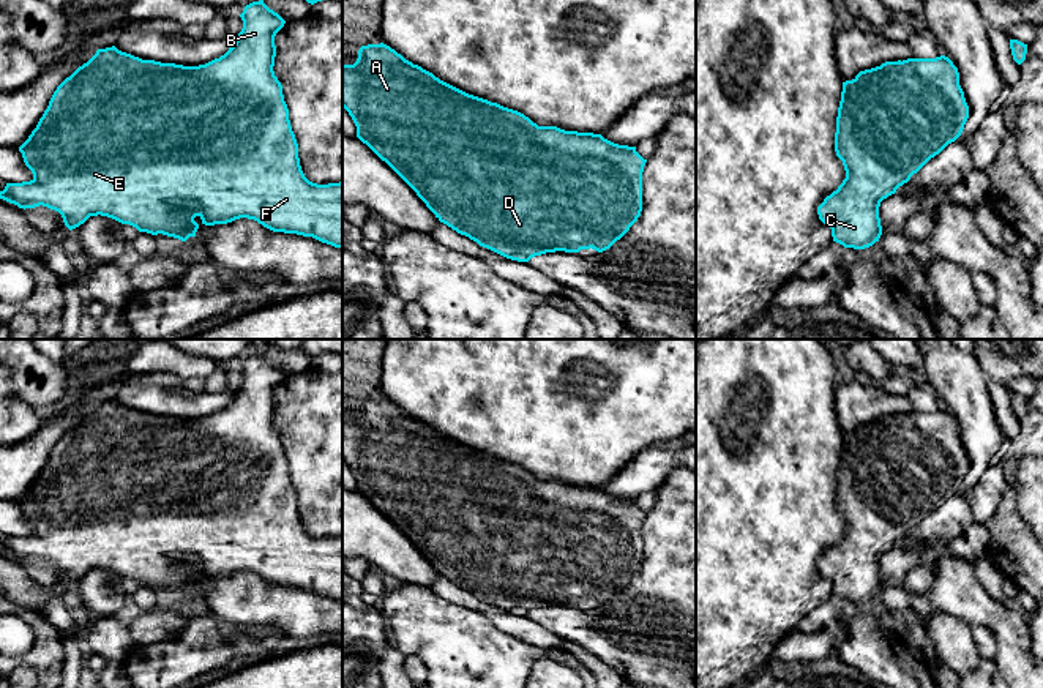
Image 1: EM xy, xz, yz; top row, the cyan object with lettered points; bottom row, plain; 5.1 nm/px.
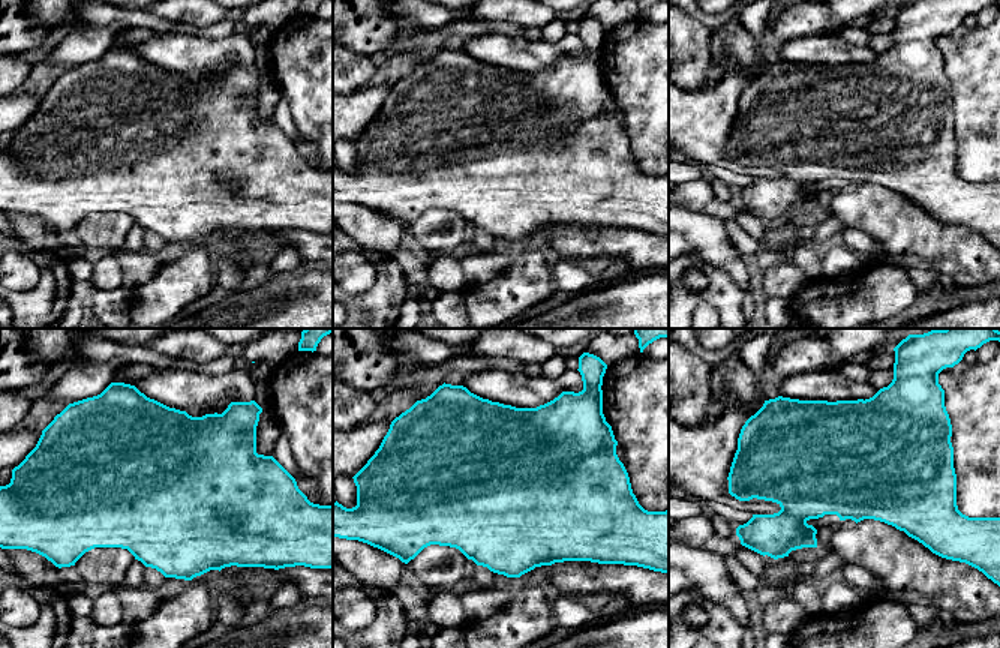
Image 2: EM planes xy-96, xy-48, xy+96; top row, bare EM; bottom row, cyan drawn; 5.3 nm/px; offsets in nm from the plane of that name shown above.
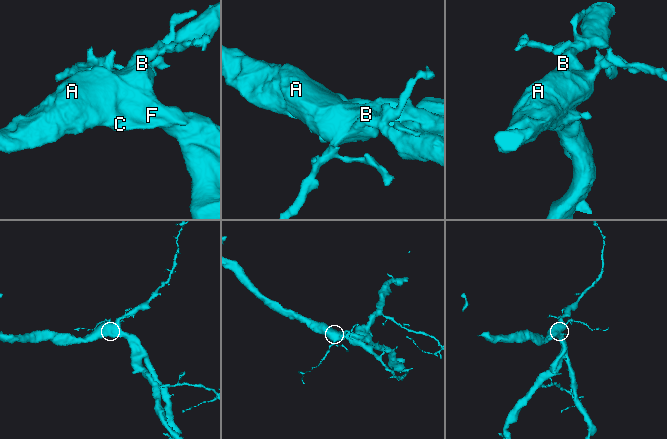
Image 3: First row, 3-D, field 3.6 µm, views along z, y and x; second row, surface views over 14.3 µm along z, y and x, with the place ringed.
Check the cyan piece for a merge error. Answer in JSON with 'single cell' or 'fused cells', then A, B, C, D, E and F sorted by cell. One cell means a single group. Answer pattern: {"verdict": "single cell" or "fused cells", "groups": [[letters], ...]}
{"verdict": "single cell", "groups": [["A", "B", "C", "D", "E", "F"]]}

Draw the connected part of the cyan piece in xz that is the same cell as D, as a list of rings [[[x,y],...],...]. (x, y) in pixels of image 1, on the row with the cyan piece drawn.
[[[383,43],[361,46],[357,62],[342,65],[342,107],[357,126],[357,137],[417,193],[440,222],[507,259],[529,262],[546,252],[590,248],[603,252],[641,216],[647,159],[636,147],[614,144],[601,134],[538,126],[518,110],[440,80]]]

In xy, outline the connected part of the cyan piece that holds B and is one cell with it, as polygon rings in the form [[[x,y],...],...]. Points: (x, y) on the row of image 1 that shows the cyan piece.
[[[264,0],[246,5],[240,17],[243,21],[243,28],[238,33],[235,44],[219,58],[199,66],[142,60],[118,50],[115,46],[98,49],[87,63],[79,66],[57,87],[36,128],[19,147],[24,163],[32,170],[33,178],[22,183],[6,183],[5,189],[0,191],[0,199],[24,210],[39,205],[55,210],[62,215],[63,222],[69,230],[84,224],[90,216],[101,215],[121,224],[129,224],[139,232],[151,235],[163,234],[186,241],[189,237],[196,237],[199,229],[199,224],[194,221],[196,216],[199,216],[205,226],[227,224],[240,218],[248,218],[273,232],[312,237],[322,243],[342,249],[342,181],[317,185],[305,177],[298,158],[298,144],[290,126],[289,109],[282,95],[282,85],[273,71],[276,57],[275,36],[284,27],[286,21],[270,9]]]

